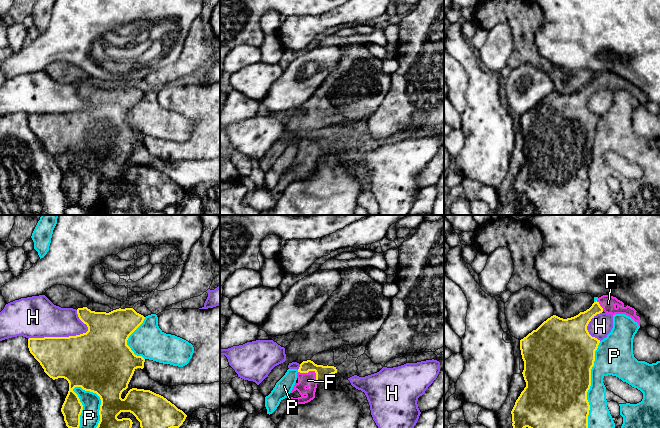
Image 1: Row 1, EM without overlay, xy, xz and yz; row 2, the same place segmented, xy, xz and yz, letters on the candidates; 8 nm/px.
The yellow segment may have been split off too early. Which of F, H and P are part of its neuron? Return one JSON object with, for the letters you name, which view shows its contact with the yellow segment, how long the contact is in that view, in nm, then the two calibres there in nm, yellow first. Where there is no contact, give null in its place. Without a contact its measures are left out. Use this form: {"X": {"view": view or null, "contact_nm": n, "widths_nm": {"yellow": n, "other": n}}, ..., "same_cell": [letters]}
{"F": {"view": "xz", "contact_nm": 190, "widths_nm": {"yellow": 110, "other": 120}}, "same_cell": ["F"]}

